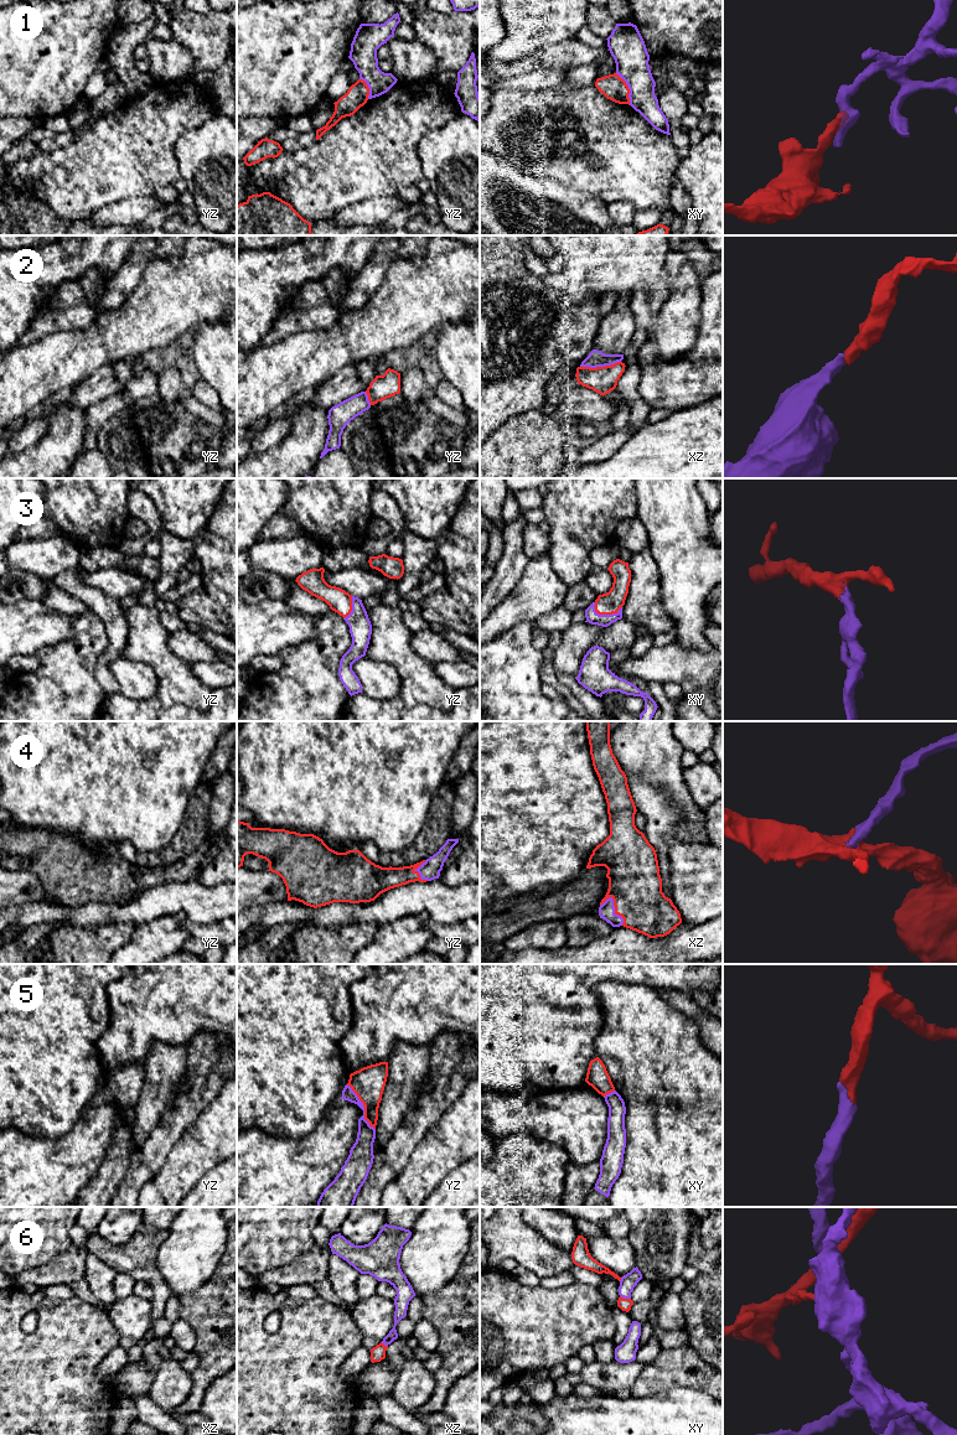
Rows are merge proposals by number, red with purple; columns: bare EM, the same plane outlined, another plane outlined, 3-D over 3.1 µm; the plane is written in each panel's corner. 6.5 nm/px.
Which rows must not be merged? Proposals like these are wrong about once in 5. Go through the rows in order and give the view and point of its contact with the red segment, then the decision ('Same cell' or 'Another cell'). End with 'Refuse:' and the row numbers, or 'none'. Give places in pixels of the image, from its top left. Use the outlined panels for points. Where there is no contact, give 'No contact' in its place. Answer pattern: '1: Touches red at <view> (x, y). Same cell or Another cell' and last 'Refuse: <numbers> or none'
1: Touches red at xy (627, 88). Another cell
2: Touches red at xz (600, 367). Same cell
3: Touches red at xy (605, 614). Same cell
4: Touches red at xz (615, 911). Same cell
5: Touches red at yz (365, 1107). Same cell
6: Touches red at xy (625, 1299). Another cell
Refuse: 1, 6

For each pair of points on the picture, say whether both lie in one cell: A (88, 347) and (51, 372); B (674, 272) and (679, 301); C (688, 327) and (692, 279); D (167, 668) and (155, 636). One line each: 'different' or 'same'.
A: same
B: same
C: same
D: same

